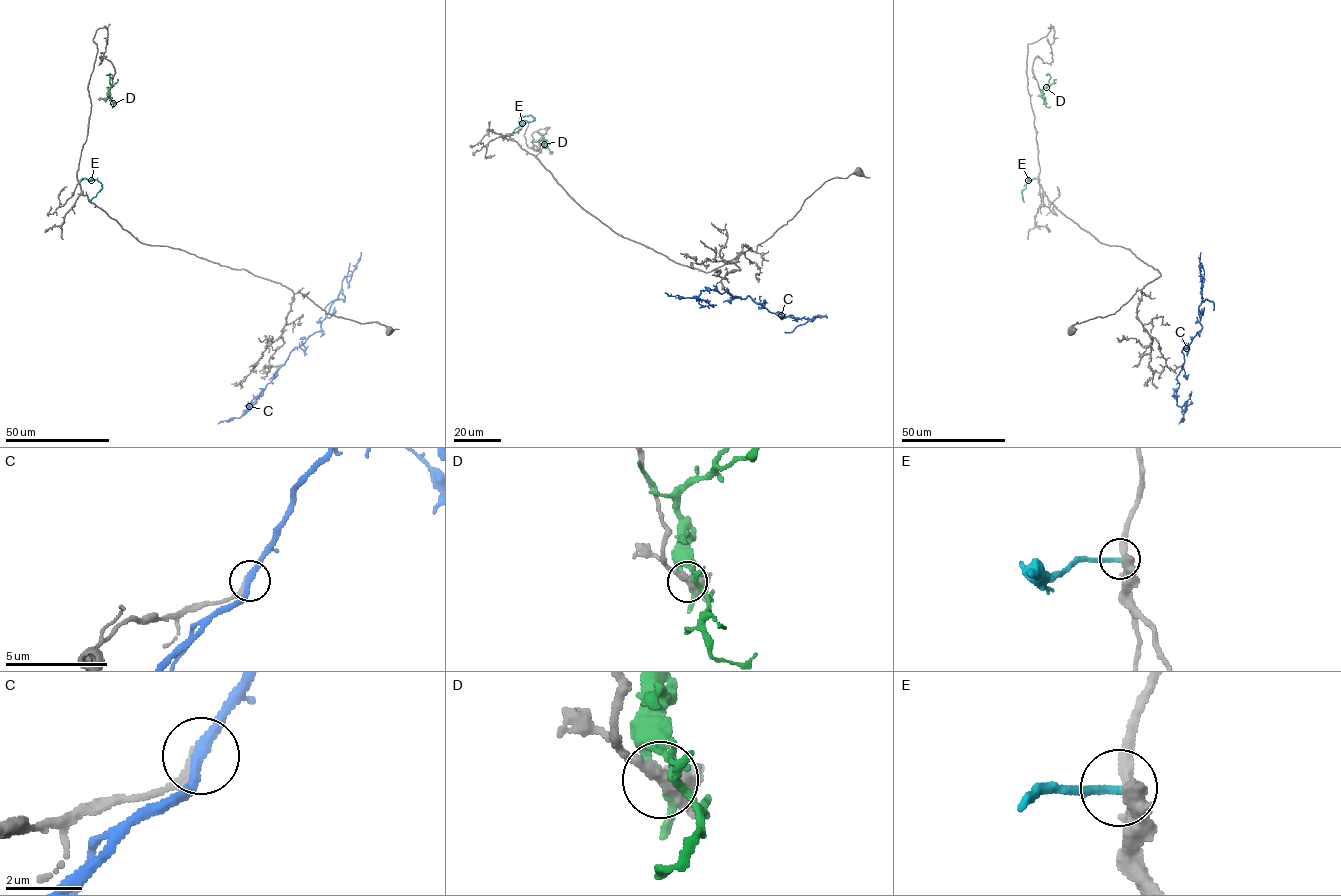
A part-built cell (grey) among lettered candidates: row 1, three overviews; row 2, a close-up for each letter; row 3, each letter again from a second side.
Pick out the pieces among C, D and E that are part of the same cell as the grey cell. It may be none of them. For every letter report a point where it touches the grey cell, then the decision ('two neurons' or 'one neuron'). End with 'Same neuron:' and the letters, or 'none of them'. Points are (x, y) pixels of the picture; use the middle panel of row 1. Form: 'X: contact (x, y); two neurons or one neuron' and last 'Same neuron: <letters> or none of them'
C: contact (741, 298); two neurons
D: contact (539, 139); two neurons
E: contact (512, 133); two neurons
Same neuron: none of them

